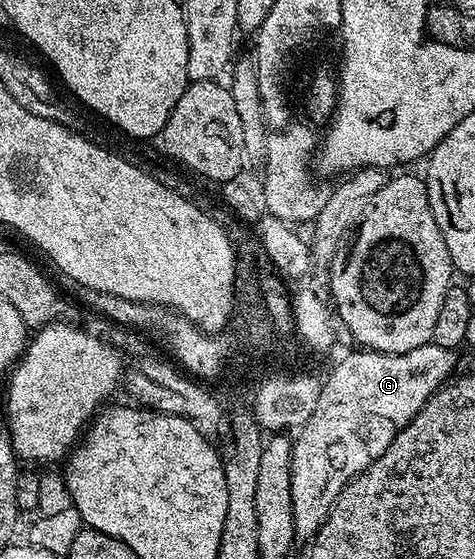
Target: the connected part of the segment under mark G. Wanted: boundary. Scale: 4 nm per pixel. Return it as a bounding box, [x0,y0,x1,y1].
[291,342,457,543]

